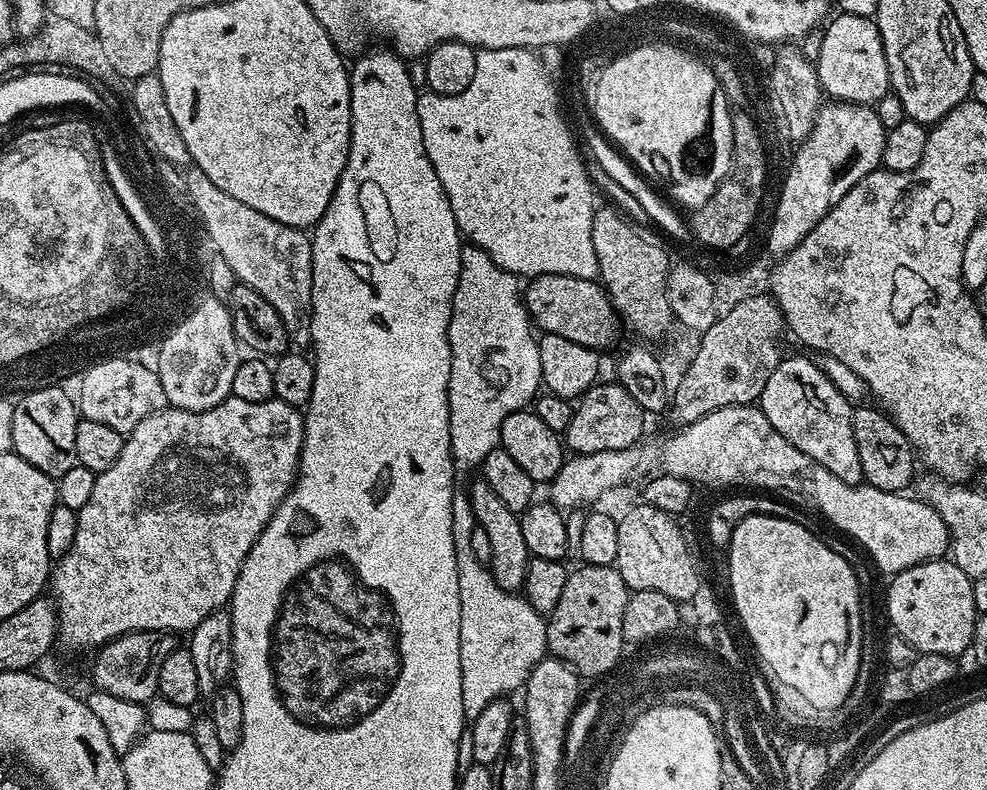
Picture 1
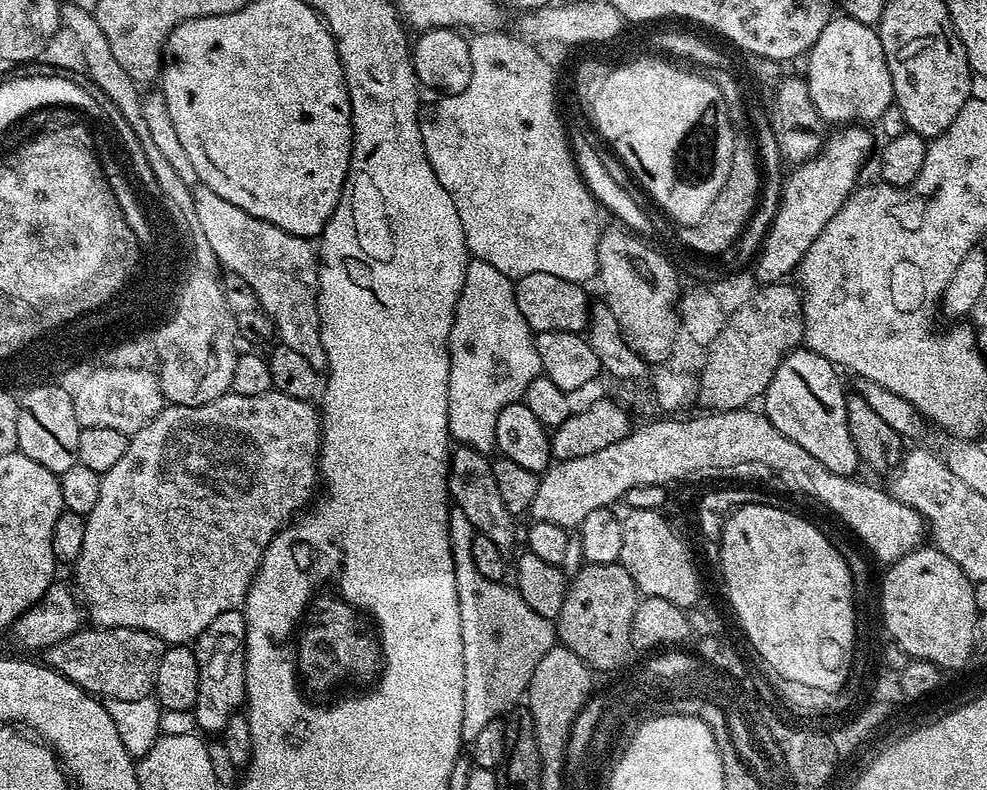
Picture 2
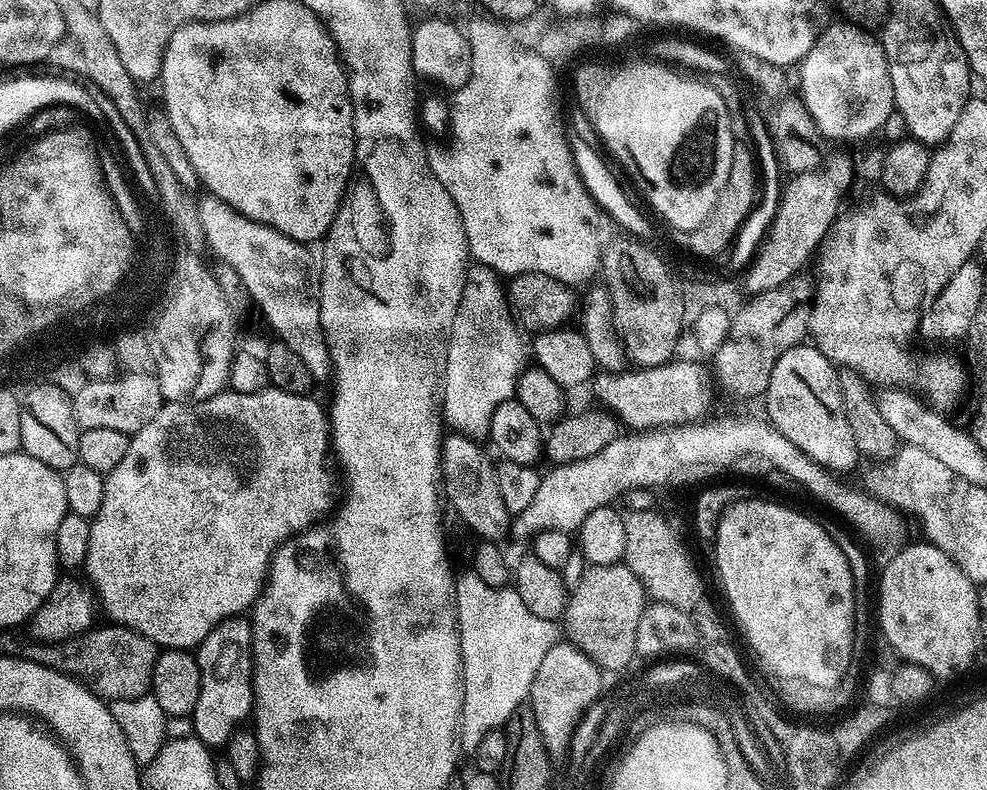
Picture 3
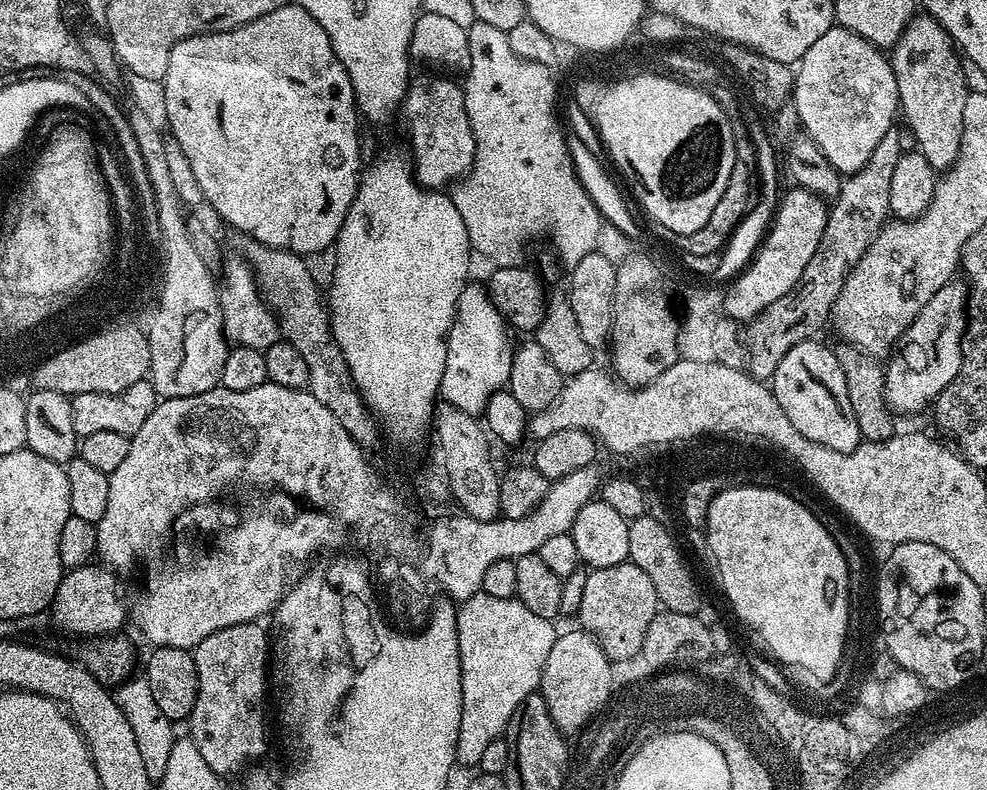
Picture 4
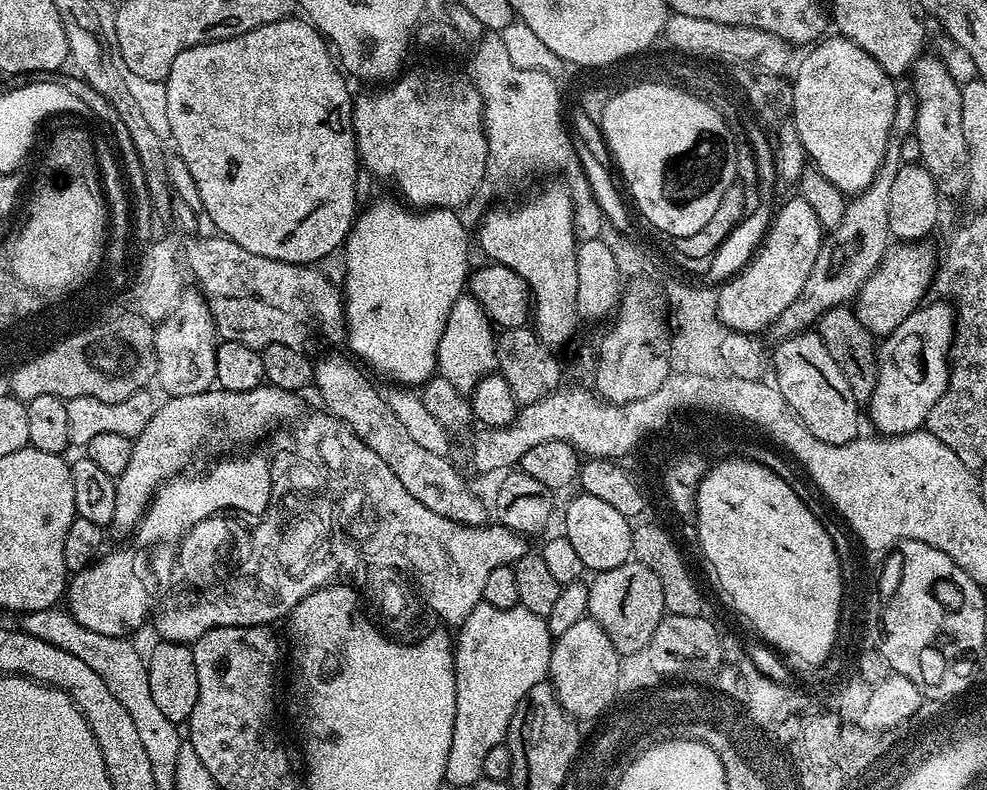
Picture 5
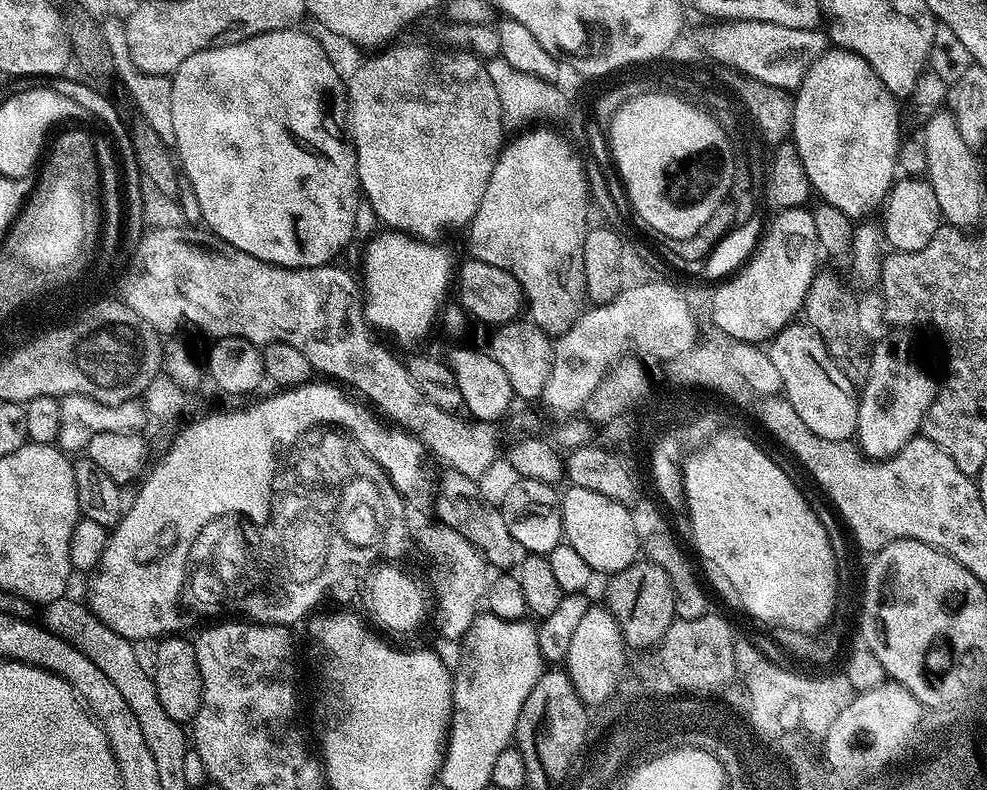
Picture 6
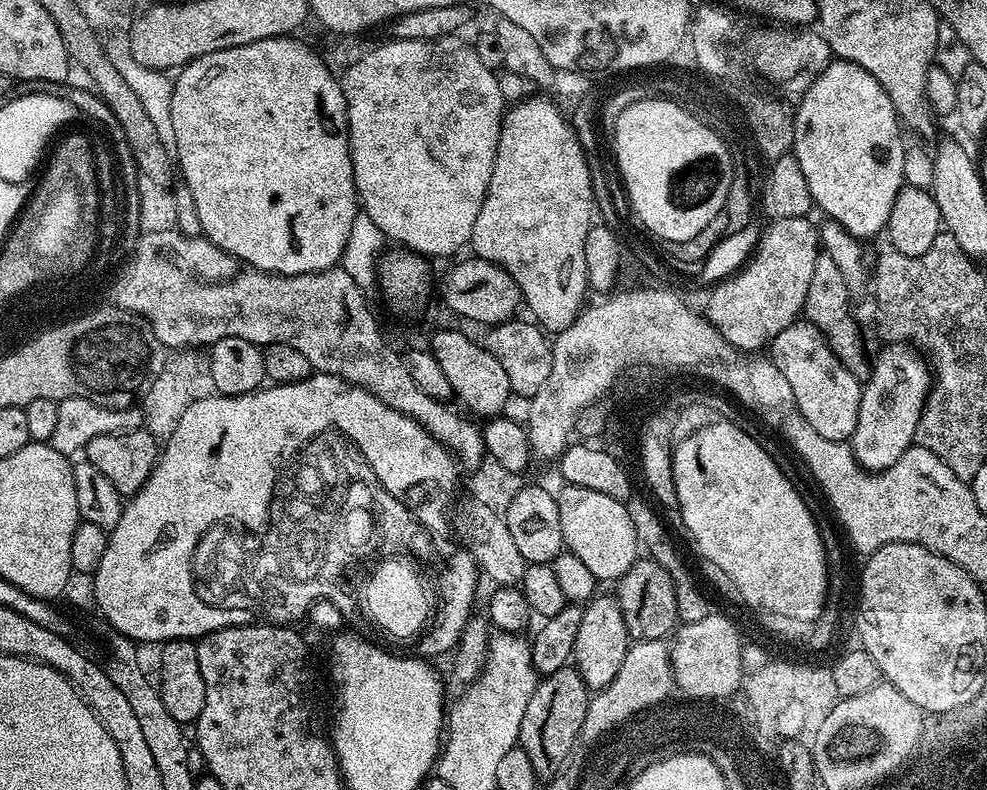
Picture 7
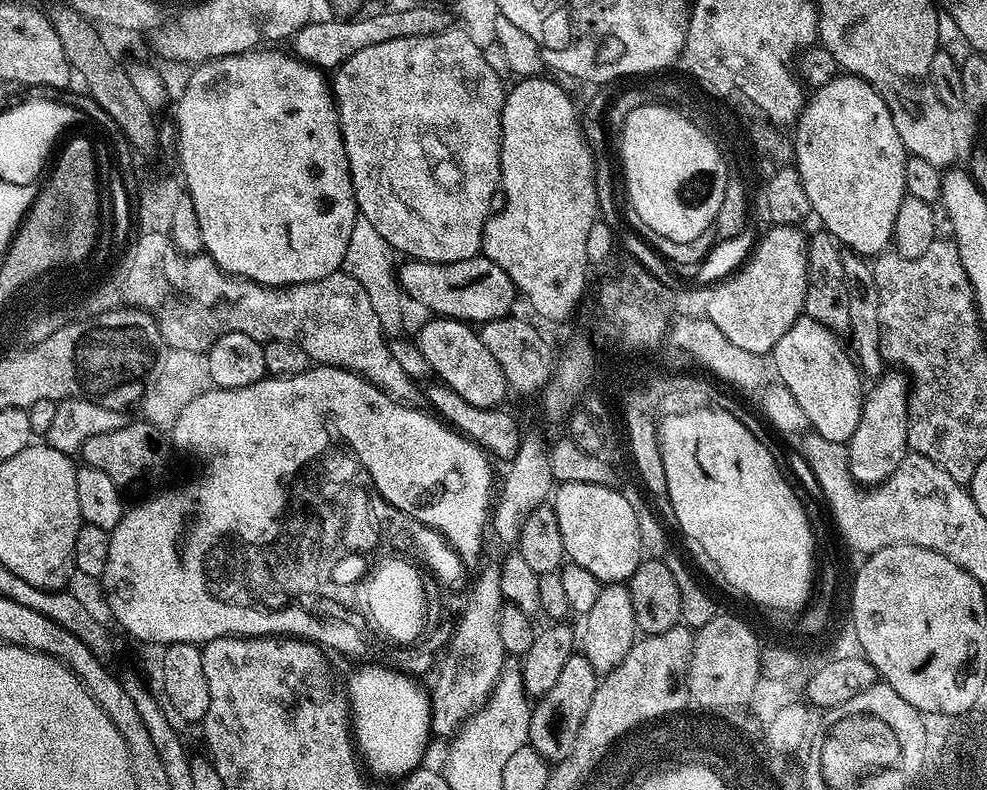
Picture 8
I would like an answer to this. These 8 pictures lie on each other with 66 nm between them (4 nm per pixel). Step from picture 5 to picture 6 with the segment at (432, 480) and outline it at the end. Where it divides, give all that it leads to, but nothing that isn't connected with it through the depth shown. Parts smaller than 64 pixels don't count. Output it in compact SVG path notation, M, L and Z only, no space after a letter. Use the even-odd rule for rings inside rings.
M445 467L443 471L440 476L440 497L436 496L434 500L435 519L450 526L450 530L458 530L462 538L466 538L483 553L493 569L512 570L519 566L526 553L522 545L510 538L510 530L506 530L506 522L502 522L499 508L484 508L487 502L482 500L479 486L473 477L458 474L458 470L450 467Z

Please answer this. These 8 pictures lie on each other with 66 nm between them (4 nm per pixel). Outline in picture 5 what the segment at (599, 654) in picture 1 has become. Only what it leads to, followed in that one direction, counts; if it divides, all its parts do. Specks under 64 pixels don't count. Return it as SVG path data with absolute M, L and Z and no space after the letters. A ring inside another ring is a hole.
M629 558L622 566L595 573L591 579L588 584L588 616L596 620L602 630L606 630L610 642L614 642L621 657L628 658L635 652L636 655L643 653L650 638L654 638L654 630L658 630L658 622L662 622L666 614L662 582L658 582L658 574L654 574L650 566Z

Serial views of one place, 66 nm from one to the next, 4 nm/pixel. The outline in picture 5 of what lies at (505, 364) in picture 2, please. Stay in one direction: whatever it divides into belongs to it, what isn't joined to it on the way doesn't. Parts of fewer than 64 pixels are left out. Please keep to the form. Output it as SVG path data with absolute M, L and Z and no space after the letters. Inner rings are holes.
M461 294L454 302L450 310L450 318L442 330L442 338L438 342L438 354L436 355L436 367L439 375L444 376L448 382L458 386L458 390L465 394L471 393L476 383L483 376L493 375L497 371L496 363L496 341L498 339L497 329L492 323L492 319L482 310L482 306L471 294Z

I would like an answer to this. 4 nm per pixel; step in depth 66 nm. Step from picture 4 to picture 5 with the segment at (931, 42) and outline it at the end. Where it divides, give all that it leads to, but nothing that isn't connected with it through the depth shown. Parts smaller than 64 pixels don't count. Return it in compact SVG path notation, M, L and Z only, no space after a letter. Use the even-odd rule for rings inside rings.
M922 54L910 69L910 91L916 96L917 118L914 135L918 138L919 163L936 180L941 197L963 197L968 191L968 151L962 130L961 85L950 78L946 66L935 54Z

